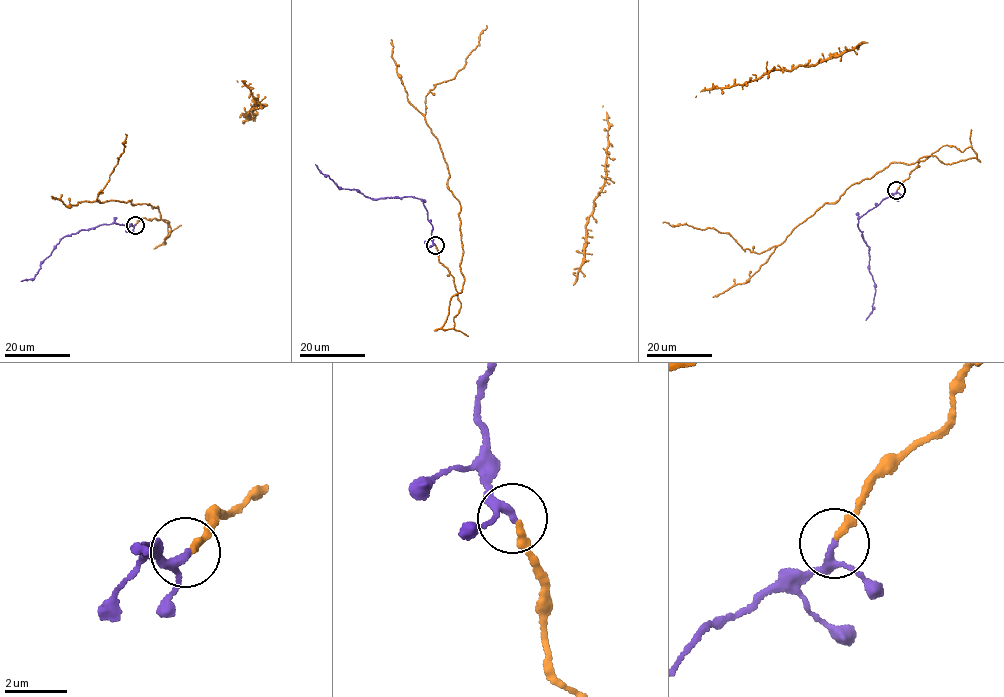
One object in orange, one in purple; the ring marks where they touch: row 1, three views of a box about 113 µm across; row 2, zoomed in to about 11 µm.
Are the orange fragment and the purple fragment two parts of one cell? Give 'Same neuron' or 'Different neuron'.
Same neuron

